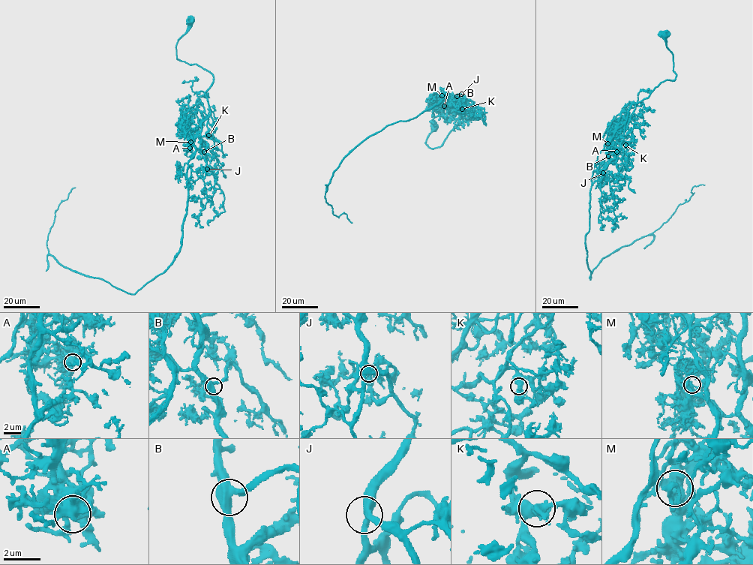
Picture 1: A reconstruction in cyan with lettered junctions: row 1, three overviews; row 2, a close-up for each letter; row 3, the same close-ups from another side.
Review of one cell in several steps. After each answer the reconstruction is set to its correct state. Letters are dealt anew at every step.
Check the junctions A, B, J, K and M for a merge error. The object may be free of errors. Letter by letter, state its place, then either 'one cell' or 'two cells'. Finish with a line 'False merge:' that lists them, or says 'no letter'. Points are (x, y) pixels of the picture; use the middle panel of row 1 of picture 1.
A: place (444, 106); two cells
B: place (457, 96); one cell
J: place (461, 94); one cell
K: place (462, 109); one cell
M: place (442, 95); one cell
False merge: A

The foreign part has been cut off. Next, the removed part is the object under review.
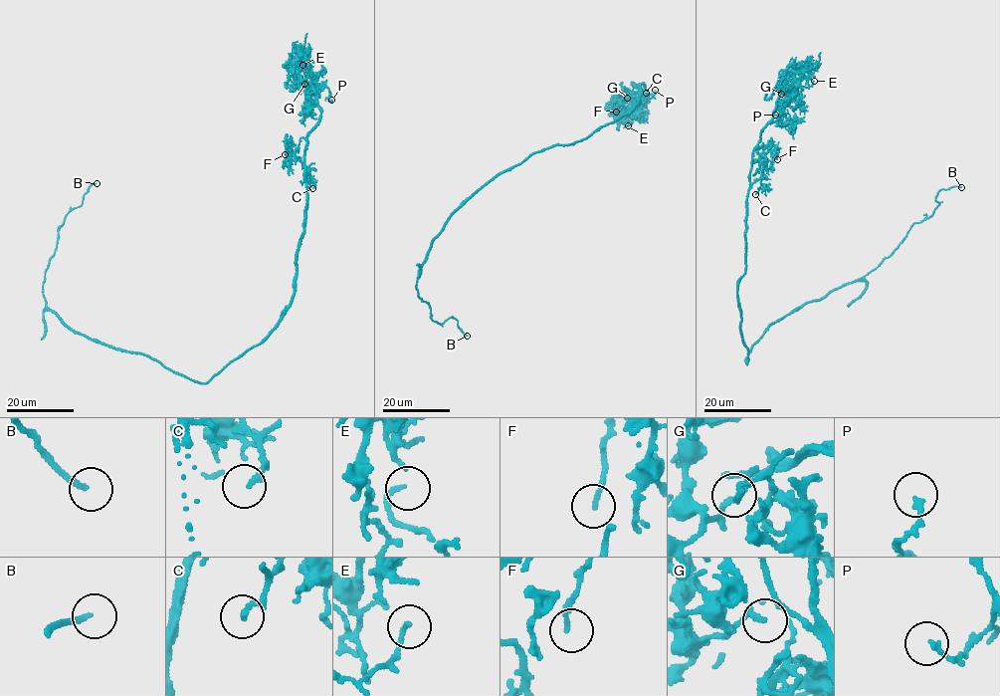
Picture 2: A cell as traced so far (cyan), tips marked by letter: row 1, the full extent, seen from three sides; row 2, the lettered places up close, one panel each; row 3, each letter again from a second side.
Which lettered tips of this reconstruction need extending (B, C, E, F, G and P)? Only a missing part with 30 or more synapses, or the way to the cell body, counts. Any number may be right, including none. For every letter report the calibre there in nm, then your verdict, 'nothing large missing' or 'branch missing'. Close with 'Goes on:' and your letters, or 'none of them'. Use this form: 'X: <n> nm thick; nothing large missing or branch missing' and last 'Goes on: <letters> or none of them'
B: 180 nm thick; branch missing
C: 170 nm thick; nothing large missing
E: 140 nm thick; nothing large missing
F: 150 nm thick; nothing large missing
G: 90 nm thick; nothing large missing
P: 150 nm thick; nothing large missing
Goes on: B

